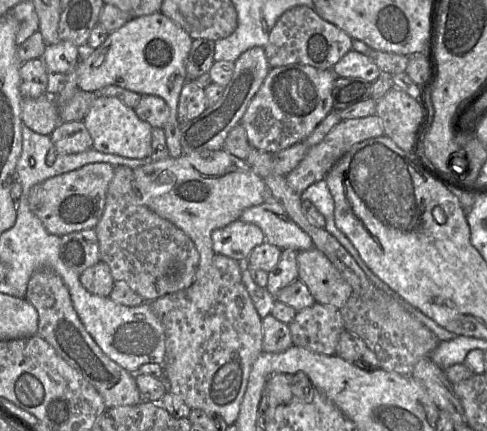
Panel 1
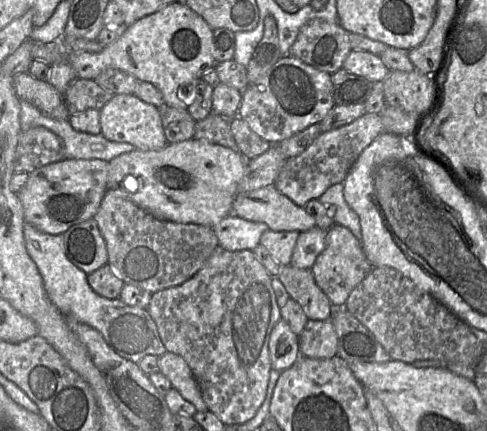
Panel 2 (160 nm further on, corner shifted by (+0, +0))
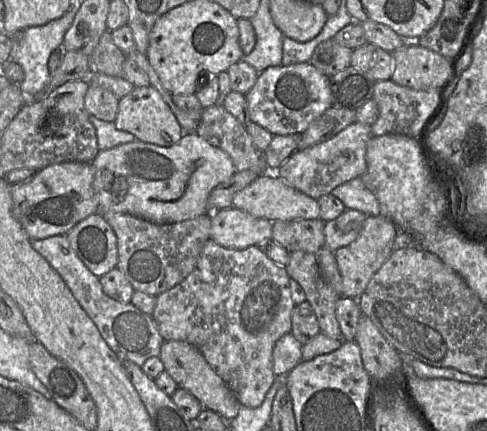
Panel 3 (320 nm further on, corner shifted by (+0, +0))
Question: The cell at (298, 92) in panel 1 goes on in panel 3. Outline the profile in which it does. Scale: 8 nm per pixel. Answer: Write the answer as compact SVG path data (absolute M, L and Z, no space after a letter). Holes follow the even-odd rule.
M309 63L265 69L258 74L245 99L251 122L272 135L301 134L314 119L332 107L329 77Z

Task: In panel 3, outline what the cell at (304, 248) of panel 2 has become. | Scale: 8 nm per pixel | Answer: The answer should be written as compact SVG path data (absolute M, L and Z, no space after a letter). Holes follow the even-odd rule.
M346 209L339 217L324 226L325 244L323 248L335 252L349 245L359 235L367 215L354 209Z

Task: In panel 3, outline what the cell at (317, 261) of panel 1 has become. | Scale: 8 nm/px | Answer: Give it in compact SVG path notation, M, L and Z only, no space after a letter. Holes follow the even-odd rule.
M379 215L365 219L358 237L334 252L342 279L340 296L356 299L360 297L372 276L395 249L395 239L396 232L389 218Z

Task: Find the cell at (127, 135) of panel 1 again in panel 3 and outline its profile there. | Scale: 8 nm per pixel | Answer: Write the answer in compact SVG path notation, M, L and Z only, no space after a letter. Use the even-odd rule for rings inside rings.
M151 85L135 87L119 99L118 110L113 123L118 130L134 135L136 140L161 147L171 147L183 136L183 131L177 118L164 102L159 92Z

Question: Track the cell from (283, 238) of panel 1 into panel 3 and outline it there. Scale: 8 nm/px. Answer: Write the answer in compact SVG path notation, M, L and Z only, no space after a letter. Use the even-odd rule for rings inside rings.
M268 171L259 175L256 180L238 191L233 197L232 204L232 207L243 210L256 217L268 219L271 222L320 218L318 200L292 188L285 181L280 179L275 174L275 171Z

